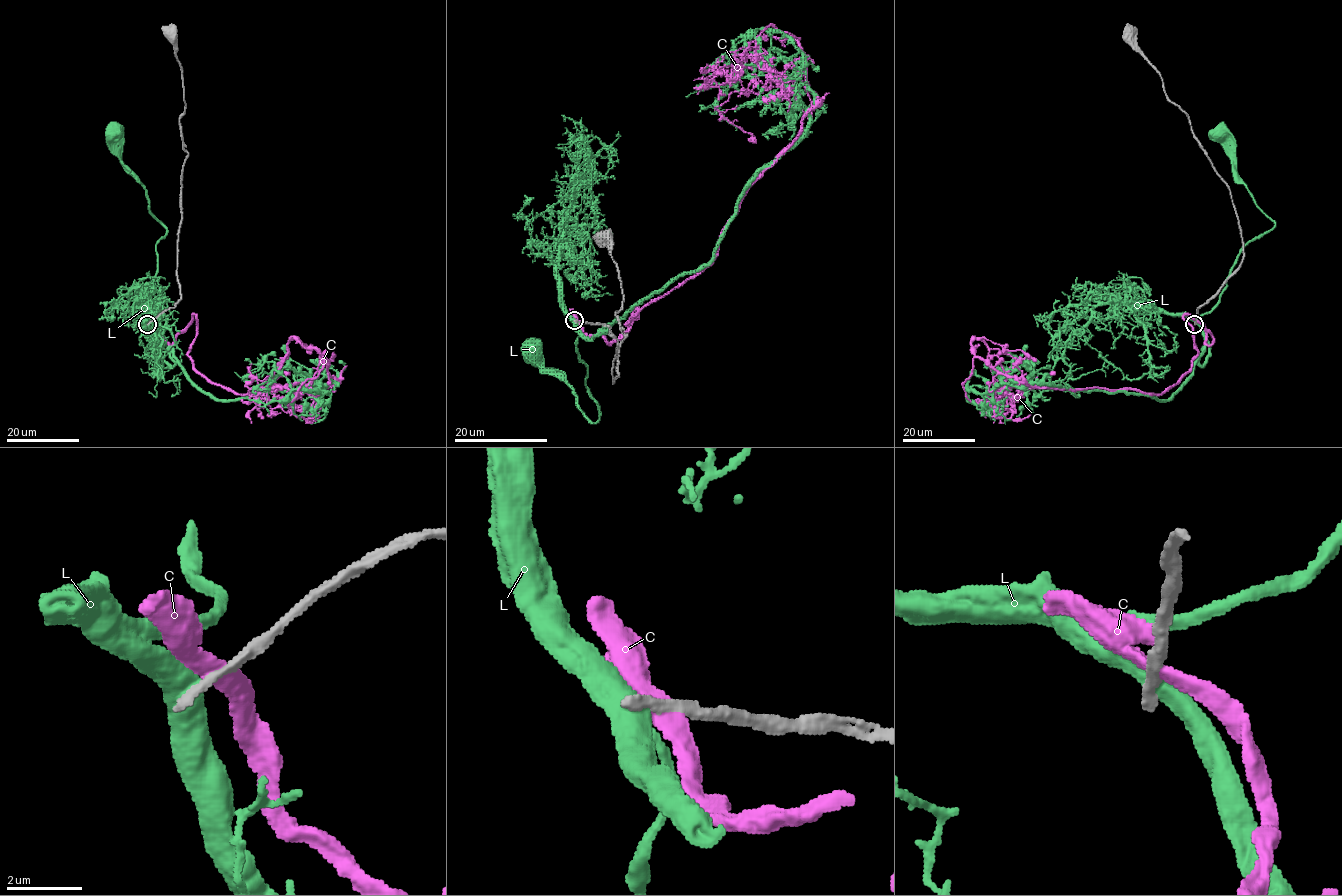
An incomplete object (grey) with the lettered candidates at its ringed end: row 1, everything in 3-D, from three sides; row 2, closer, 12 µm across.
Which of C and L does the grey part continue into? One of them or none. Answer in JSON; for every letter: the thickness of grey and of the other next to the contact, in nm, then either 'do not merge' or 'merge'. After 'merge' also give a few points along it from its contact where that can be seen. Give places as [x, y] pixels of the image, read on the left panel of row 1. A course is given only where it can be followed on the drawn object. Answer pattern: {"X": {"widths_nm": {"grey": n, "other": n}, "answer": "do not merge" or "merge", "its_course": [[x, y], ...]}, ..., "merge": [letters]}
{"C": {"widths_nm": {"grey": 260, "other": 380}, "answer": "do not merge"}, "L": {"widths_nm": {"grey": 340, "other": 550}, "answer": "do not merge"}, "merge": []}

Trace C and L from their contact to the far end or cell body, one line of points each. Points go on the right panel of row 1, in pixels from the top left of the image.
C: (1195, 321), (1212, 343), (1185, 315), (1197, 355), (1162, 394), (1029, 386), (971, 339), (1000, 397), (1017, 380)
L: (1195, 323), (1193, 318), (1207, 314), (1217, 303), (1240, 251), (1274, 224), (1237, 175), (1232, 151), (1218, 135)

